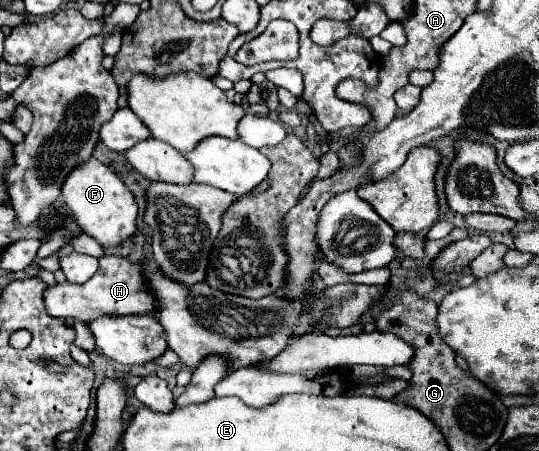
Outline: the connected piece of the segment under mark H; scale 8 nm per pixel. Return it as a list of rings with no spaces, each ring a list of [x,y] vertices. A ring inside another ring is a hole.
[[[117,255],[101,257],[95,277],[91,277],[87,283],[51,285],[45,289],[43,299],[49,315],[59,319],[73,317],[83,323],[99,315],[145,315],[145,313],[151,313],[151,309],[155,307],[155,301],[151,301],[151,293],[143,289],[143,277],[139,277],[139,265]]]

